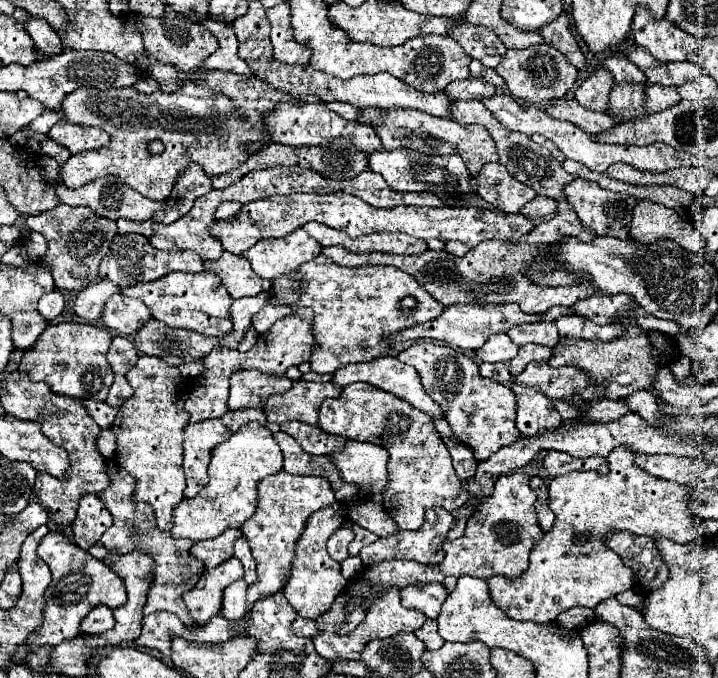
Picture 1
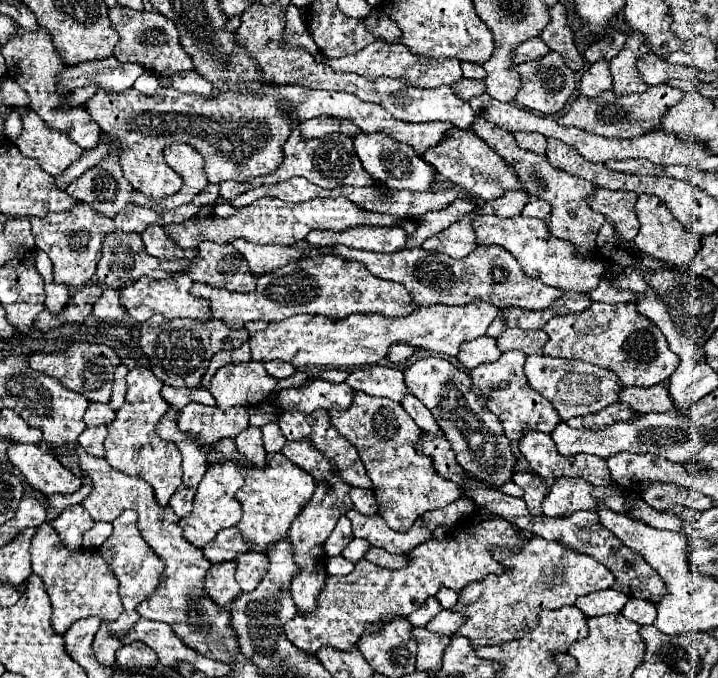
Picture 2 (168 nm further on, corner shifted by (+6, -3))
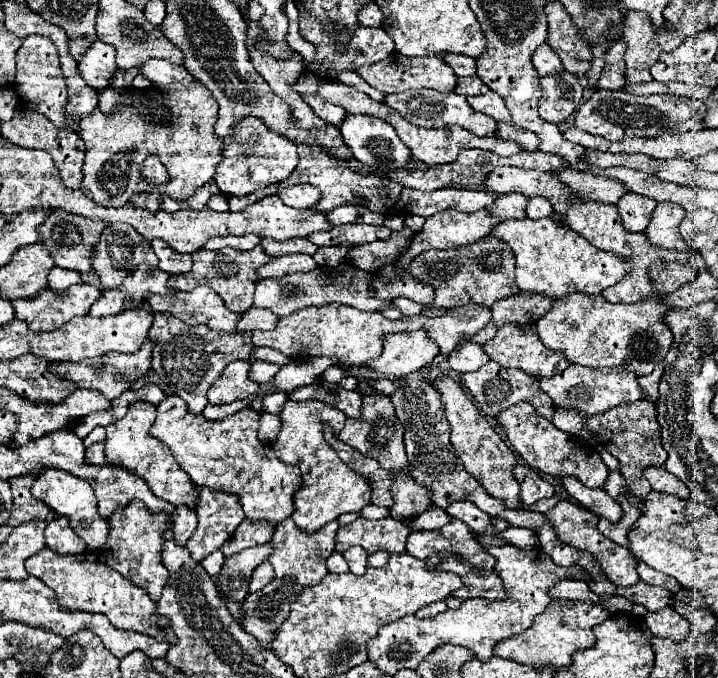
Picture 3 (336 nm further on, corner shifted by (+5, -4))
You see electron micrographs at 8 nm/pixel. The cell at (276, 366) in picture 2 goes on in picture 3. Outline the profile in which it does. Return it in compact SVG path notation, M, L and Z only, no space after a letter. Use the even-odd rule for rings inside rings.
M253 361L253 367L249 371L249 379L259 381L259 383L269 383L277 375L279 367L271 361Z

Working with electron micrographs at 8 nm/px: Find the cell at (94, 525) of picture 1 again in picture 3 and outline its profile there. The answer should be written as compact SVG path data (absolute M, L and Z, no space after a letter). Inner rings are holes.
M57 517L57 519L49 521L49 525L45 529L45 539L47 539L47 547L51 547L57 553L75 555L75 553L85 551L83 539L69 525L67 517Z

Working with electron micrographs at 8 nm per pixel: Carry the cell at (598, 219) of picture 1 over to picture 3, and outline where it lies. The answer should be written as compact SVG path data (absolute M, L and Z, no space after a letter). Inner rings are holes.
M625 193L617 203L623 227L631 233L643 231L647 227L647 221L651 219L655 205L657 205L657 201L653 201L653 199L647 199L643 195L635 195L635 193Z

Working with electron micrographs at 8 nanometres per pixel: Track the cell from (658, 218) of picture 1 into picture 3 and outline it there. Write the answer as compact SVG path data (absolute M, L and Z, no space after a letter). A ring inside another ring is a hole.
M665 201L657 203L655 213L653 213L647 229L643 231L647 235L647 241L651 241L653 245L659 245L663 249L693 253L695 249L679 237L679 225L681 225L683 217L685 217L683 207L679 207L675 203L665 203Z

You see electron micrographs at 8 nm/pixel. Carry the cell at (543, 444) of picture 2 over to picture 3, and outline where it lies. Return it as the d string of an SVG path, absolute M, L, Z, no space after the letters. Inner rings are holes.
M517 403L509 409L505 409L503 413L499 413L497 423L505 429L507 439L511 441L515 451L523 457L523 461L531 469L553 475L557 479L577 477L585 487L603 487L605 485L605 481L609 477L609 469L603 465L595 447L555 429L555 425L551 425L551 421L547 421L545 417L539 417L529 403Z

